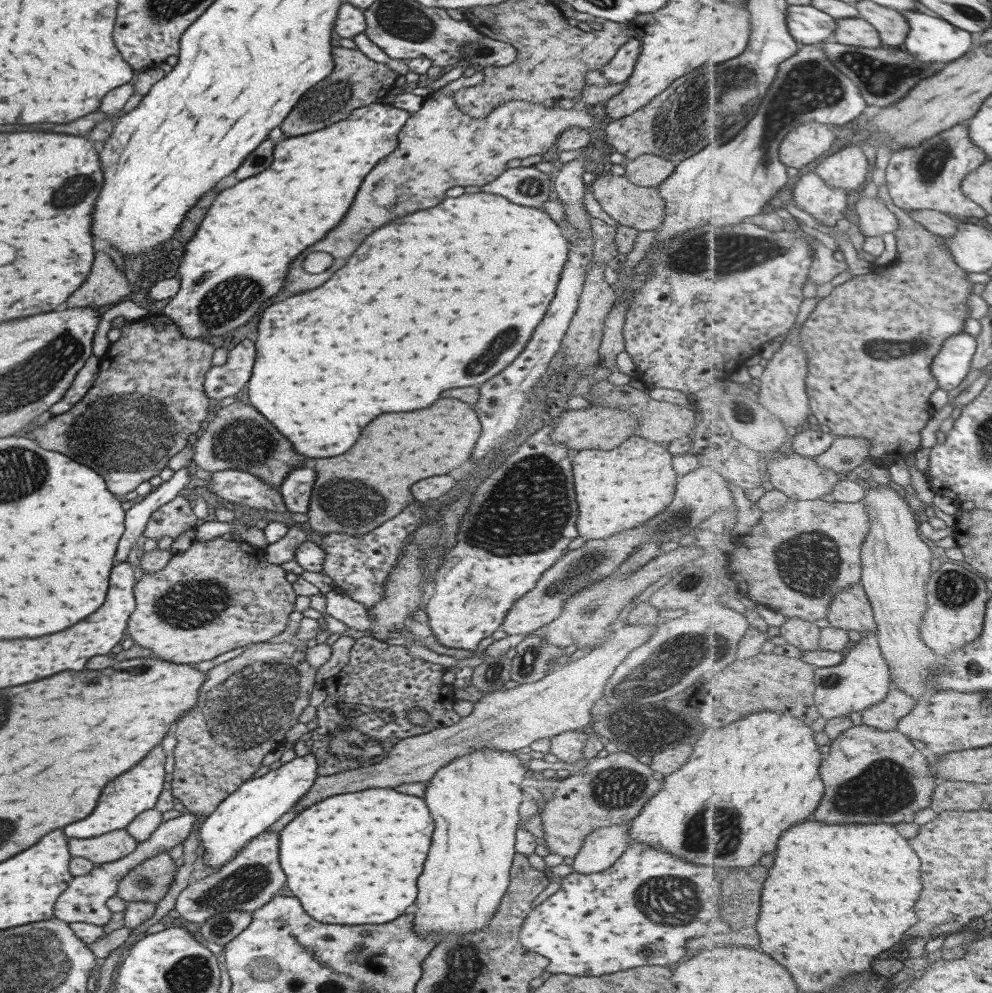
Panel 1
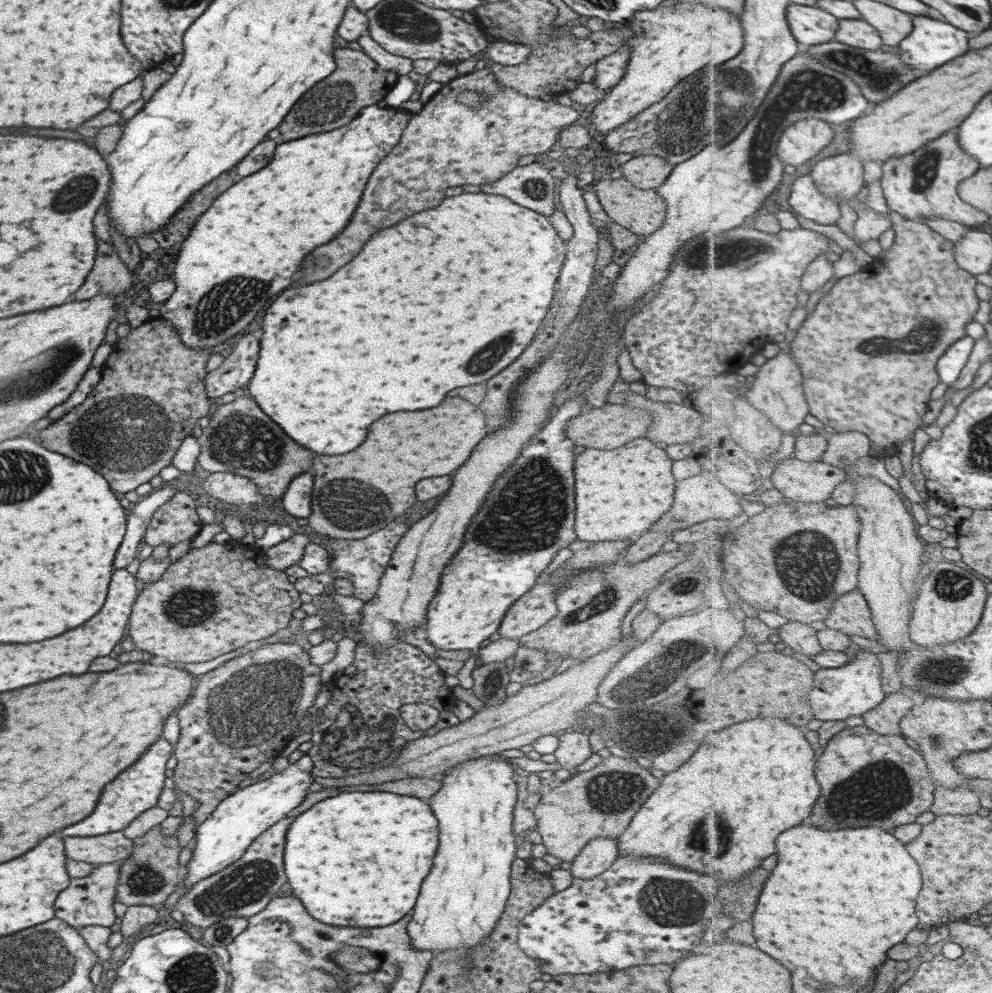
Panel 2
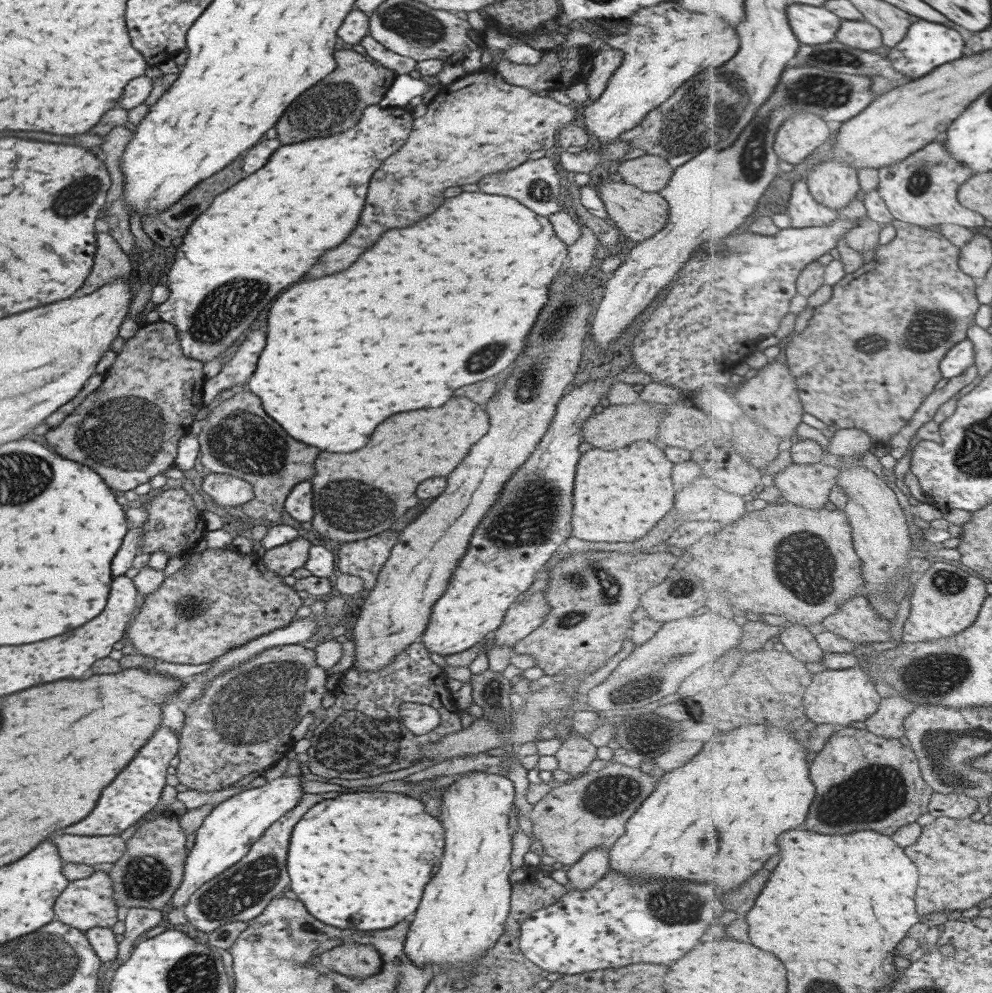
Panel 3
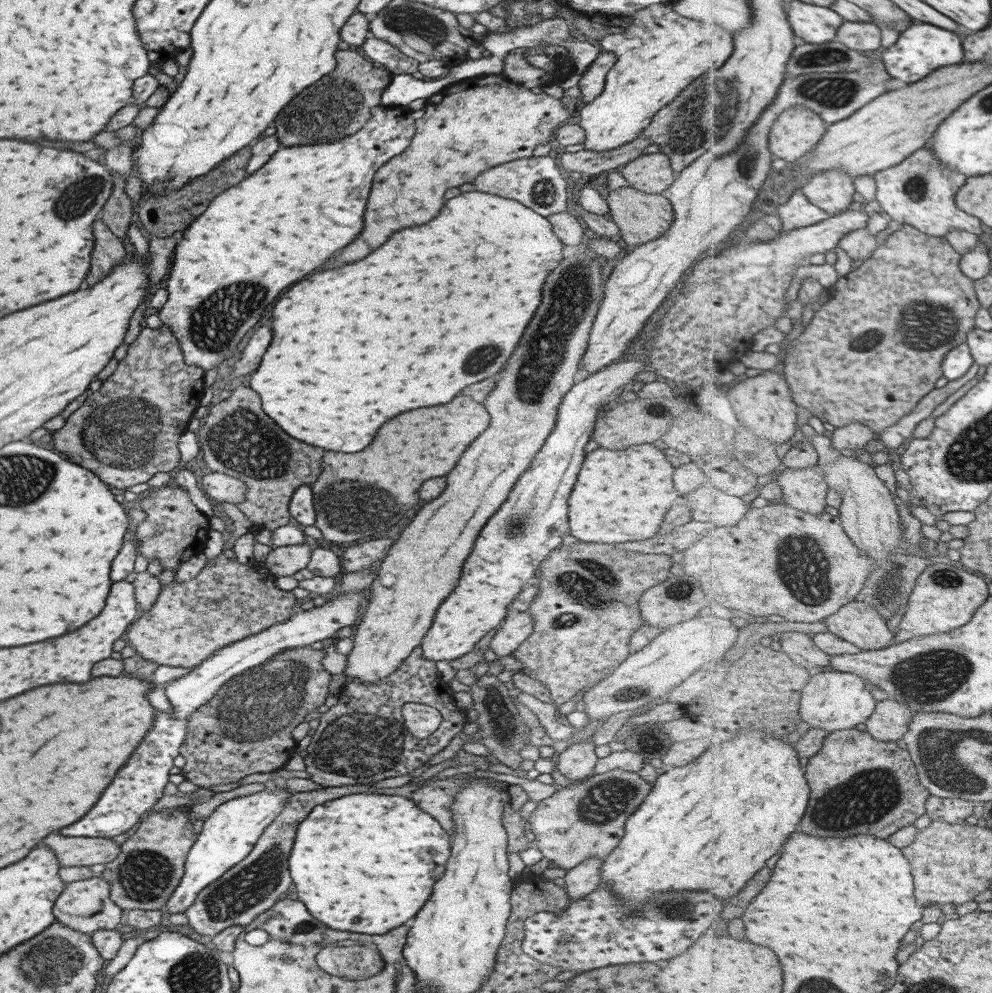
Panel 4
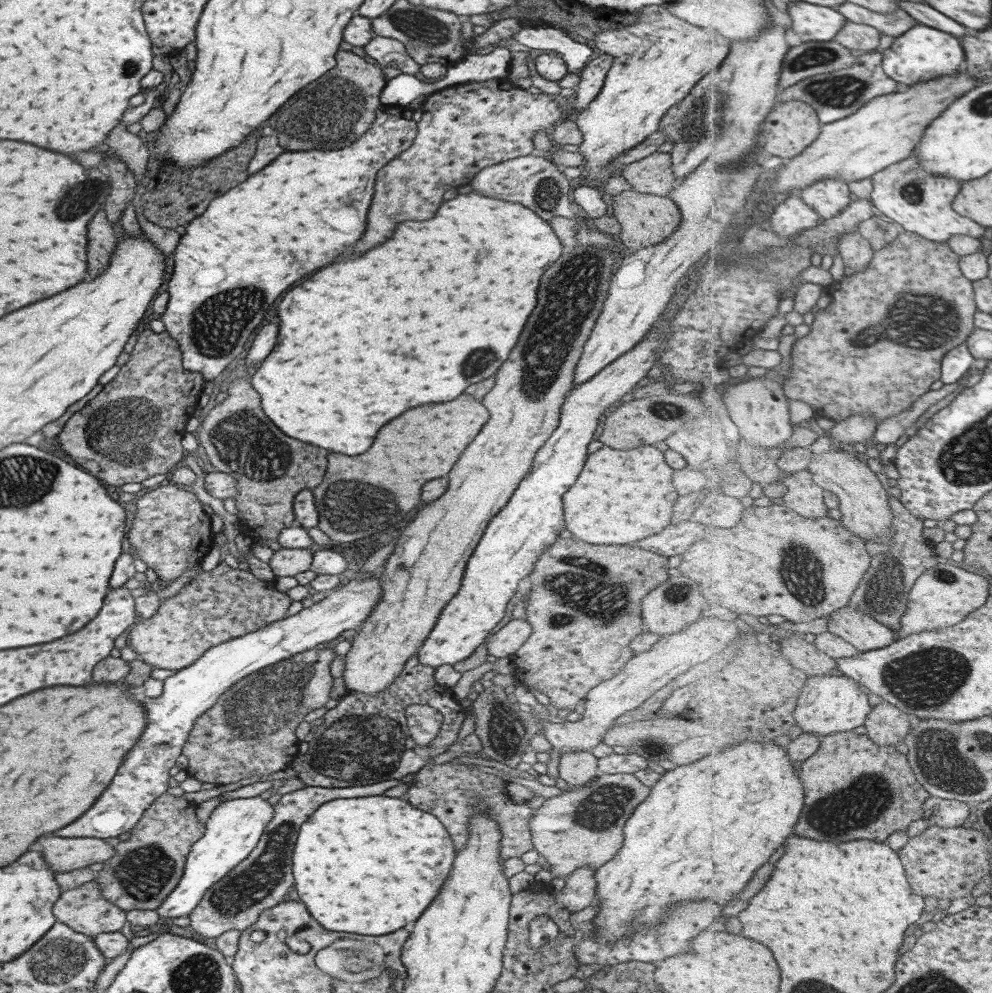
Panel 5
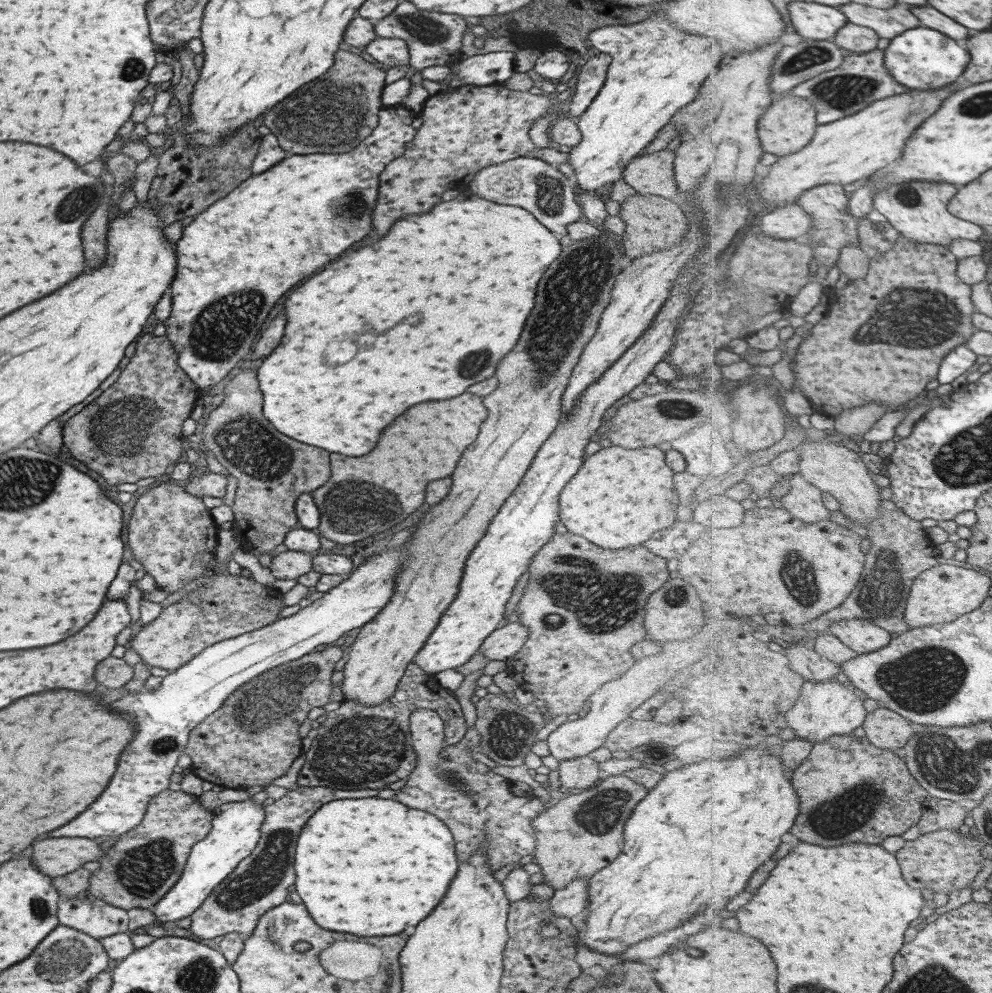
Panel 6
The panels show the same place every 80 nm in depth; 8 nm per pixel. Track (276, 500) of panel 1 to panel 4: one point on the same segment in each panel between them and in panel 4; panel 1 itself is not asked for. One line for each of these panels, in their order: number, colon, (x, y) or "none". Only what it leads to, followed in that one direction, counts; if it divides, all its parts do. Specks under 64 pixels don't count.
2: (226, 487)
3: (225, 490)
4: (220, 488)

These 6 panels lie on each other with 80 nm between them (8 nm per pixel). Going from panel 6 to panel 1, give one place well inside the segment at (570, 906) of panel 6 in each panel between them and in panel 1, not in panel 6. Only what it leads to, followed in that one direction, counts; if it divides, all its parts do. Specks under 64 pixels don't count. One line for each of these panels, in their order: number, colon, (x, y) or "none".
1: (601, 847)
2: (598, 854)
3: (593, 863)
4: (580, 880)
5: (579, 890)

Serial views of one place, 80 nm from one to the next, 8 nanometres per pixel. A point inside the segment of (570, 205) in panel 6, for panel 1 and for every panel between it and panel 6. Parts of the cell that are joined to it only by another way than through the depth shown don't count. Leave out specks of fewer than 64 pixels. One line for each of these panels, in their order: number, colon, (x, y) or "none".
1: (527, 186)
2: (530, 186)
3: (535, 183)
4: (536, 182)
5: (533, 180)

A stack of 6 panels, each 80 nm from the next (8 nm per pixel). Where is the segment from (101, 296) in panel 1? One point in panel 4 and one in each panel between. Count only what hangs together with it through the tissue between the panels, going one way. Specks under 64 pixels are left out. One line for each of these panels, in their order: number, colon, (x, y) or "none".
2: (109, 275)
3: (110, 262)
4: (108, 251)

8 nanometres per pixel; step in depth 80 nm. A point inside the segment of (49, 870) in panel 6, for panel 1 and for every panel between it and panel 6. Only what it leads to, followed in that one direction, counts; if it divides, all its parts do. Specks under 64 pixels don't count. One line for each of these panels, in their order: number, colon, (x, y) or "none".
1: (112, 845)
2: (102, 849)
3: (106, 849)
4: (85, 851)
5: (61, 854)

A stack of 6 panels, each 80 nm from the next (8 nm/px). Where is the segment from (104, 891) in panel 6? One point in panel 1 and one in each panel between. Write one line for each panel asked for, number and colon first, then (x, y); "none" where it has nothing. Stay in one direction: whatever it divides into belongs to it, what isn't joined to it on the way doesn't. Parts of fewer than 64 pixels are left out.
1: (149, 881)
2: (149, 874)
3: (150, 870)
4: (150, 863)
5: (144, 869)

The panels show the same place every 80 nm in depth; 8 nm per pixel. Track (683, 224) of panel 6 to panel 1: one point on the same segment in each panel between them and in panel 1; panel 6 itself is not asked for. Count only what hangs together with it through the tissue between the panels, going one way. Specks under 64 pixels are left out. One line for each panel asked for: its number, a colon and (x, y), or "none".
1: (642, 208)
2: (641, 211)
3: (638, 215)
4: (640, 217)
5: (644, 220)

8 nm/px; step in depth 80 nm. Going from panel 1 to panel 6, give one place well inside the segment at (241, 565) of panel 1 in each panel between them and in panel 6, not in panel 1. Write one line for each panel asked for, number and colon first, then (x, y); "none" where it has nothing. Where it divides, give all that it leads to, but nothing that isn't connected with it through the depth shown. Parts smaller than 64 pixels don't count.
2: (214, 599)
3: (224, 599)
4: (226, 601)
5: (218, 605)
6: (227, 605)

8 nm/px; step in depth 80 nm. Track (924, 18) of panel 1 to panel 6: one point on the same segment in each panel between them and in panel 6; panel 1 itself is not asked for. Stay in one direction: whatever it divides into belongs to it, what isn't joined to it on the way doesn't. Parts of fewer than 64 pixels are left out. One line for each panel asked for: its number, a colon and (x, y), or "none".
2: (932, 43)
3: (928, 45)
4: (923, 48)
5: (923, 53)
6: (924, 58)

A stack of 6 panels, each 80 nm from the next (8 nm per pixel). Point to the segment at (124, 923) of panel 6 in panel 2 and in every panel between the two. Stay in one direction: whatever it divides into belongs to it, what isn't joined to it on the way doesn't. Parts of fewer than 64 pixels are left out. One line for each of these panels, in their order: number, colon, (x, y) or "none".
2: (87, 901)
3: (87, 903)
4: (84, 906)
5: (81, 909)

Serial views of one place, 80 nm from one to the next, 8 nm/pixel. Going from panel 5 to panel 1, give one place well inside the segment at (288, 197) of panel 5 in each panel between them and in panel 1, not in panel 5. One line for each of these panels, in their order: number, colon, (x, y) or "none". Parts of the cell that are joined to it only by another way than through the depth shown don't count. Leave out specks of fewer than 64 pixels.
1: (253, 230)
2: (247, 246)
3: (262, 233)
4: (258, 237)

